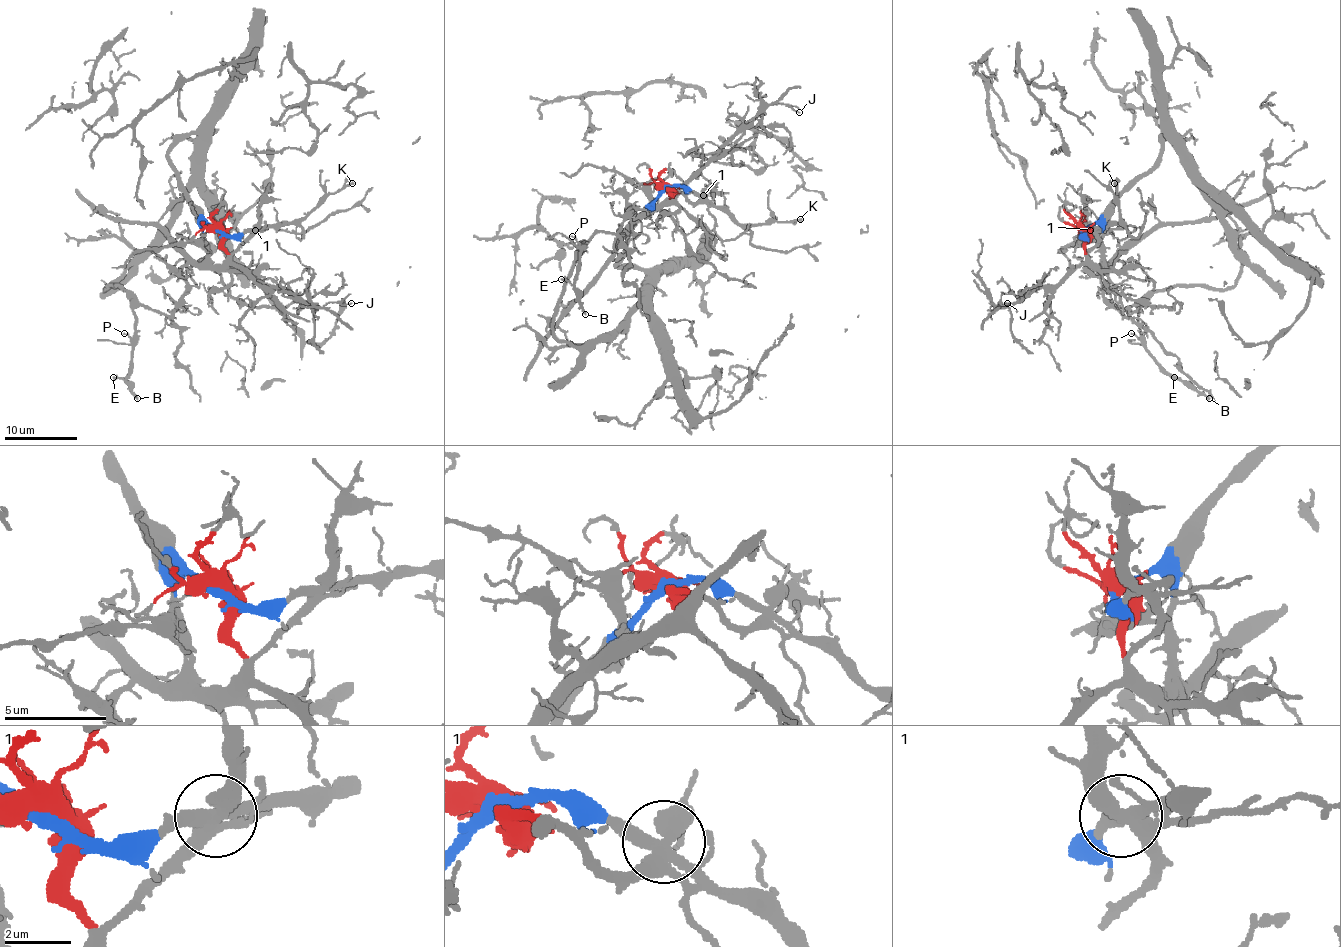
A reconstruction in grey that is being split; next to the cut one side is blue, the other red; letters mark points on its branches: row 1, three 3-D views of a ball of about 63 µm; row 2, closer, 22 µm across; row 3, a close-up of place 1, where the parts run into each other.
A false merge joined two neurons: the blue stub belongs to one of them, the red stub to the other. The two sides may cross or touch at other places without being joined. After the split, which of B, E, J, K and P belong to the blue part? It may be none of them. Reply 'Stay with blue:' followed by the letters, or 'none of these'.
Stay with blue: B, E, K, P

